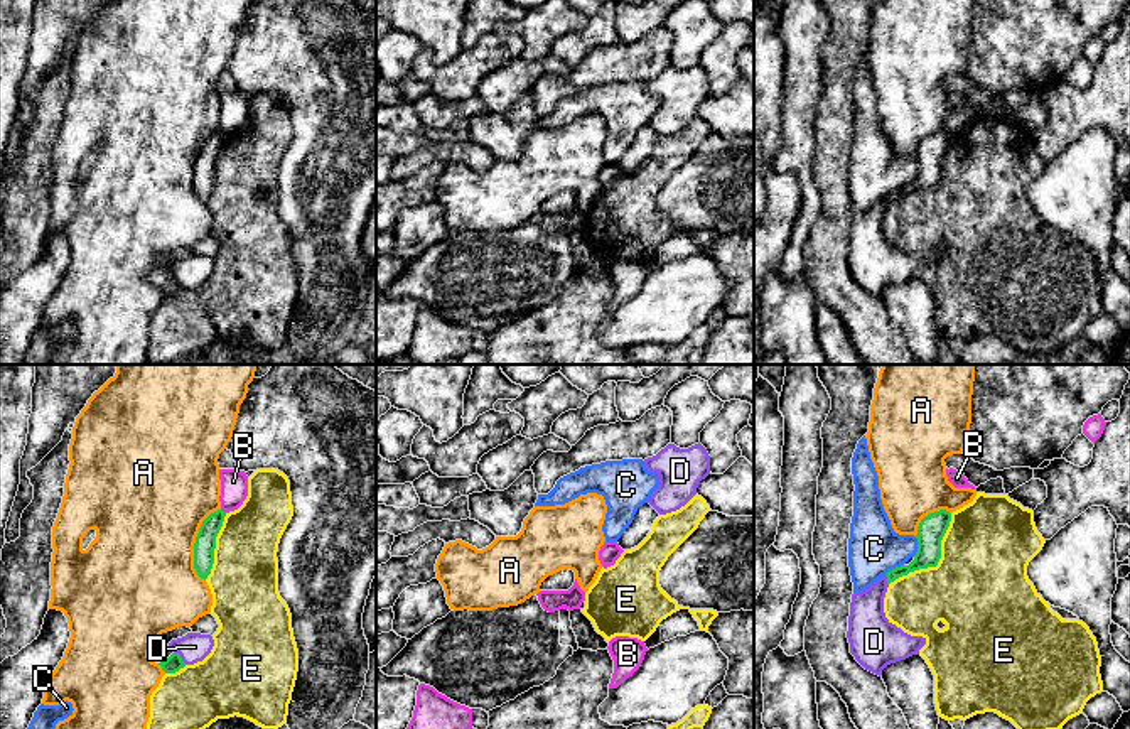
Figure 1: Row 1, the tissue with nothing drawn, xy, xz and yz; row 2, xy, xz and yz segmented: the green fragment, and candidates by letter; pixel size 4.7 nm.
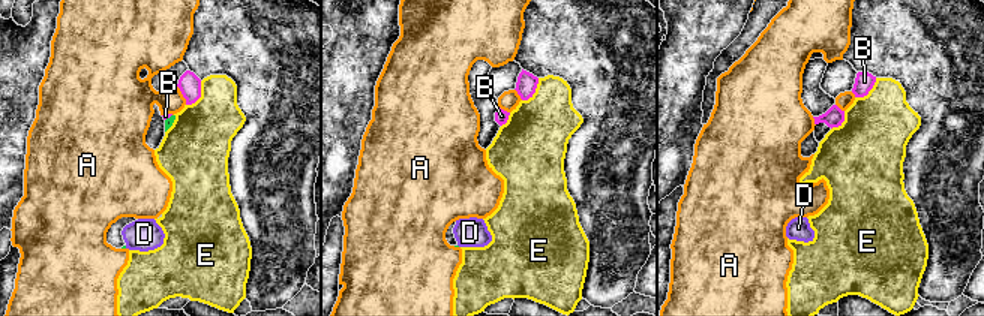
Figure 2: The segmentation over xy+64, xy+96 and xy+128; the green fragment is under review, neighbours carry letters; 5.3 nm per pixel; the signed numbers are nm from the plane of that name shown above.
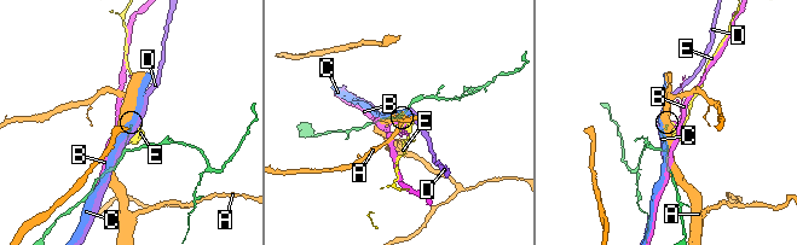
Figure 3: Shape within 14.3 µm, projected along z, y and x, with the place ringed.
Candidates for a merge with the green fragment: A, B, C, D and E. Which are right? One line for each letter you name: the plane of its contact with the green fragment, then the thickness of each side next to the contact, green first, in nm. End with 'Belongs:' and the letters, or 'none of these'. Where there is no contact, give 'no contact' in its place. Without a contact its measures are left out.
Belongs: none of these

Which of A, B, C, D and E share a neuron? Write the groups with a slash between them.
A / B / C / D / E

